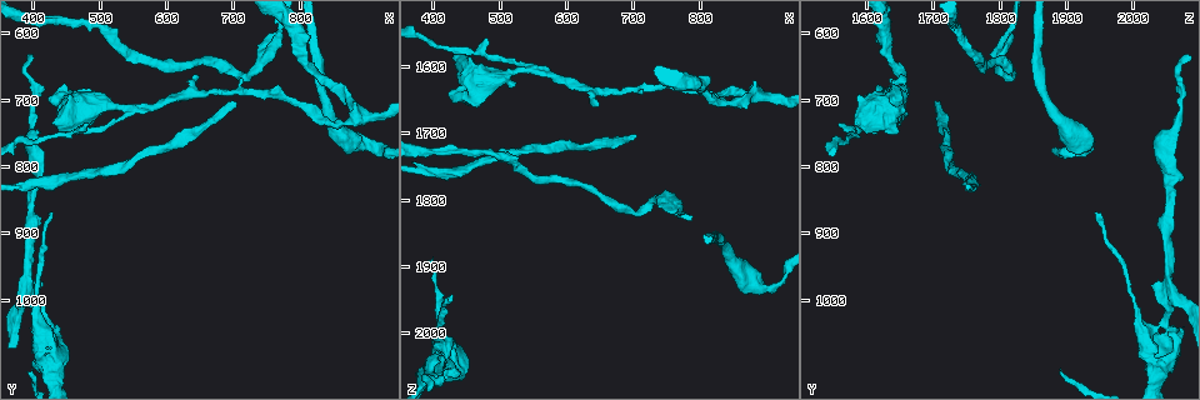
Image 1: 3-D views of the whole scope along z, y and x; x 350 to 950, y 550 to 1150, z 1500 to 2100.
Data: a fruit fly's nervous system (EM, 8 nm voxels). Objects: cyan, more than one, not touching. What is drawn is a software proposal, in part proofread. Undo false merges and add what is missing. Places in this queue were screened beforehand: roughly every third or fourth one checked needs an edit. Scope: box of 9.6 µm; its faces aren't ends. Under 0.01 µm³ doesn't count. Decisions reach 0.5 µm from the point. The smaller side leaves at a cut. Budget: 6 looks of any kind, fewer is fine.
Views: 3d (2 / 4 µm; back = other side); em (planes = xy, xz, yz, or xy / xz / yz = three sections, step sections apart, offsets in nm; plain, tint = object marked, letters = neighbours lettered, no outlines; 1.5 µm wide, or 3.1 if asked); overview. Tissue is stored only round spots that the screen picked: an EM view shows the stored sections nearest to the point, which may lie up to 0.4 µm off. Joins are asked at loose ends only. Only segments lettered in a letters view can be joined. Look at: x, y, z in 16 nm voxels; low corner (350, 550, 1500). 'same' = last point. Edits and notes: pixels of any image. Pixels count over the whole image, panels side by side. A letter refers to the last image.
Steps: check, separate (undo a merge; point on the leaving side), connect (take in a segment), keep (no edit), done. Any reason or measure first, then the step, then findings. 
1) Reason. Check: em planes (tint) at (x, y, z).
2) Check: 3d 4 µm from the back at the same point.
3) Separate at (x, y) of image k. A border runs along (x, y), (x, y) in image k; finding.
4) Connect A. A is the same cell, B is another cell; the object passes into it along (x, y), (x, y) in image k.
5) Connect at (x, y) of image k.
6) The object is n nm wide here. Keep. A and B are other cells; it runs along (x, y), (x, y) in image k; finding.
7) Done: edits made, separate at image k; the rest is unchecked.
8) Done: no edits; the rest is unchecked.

Calibre changes. Check: em xz step 4 (tint) at (905, 765, 1935).

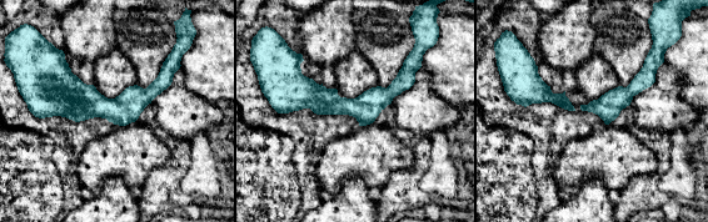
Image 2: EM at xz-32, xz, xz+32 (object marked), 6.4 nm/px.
Check: em planes (letters) at the same point.

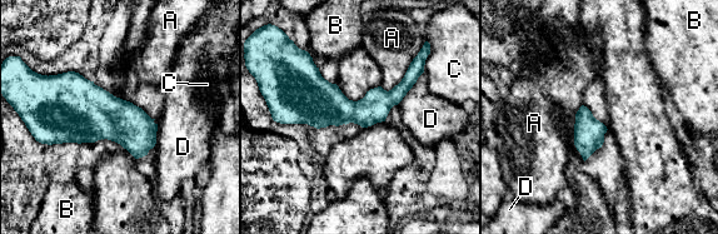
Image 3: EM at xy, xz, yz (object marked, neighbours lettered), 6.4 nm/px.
The longest contact is with A, 340 nm. Keep. A, B, C and D are other cells; a border runs along (418, 51), (404, 76), (384, 90) in image 3; continuous, no second neuron.

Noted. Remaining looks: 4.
Branch stops here. Check: 3d 2 µm at (645, 665, 1655).

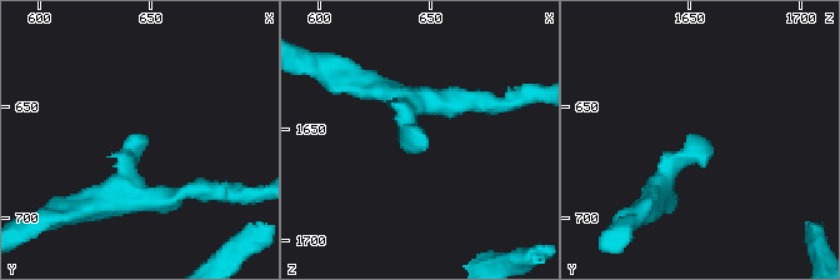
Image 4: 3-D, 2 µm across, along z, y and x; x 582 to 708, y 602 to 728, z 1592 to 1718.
Check: em planes (letters) at (649, 665, 1658).

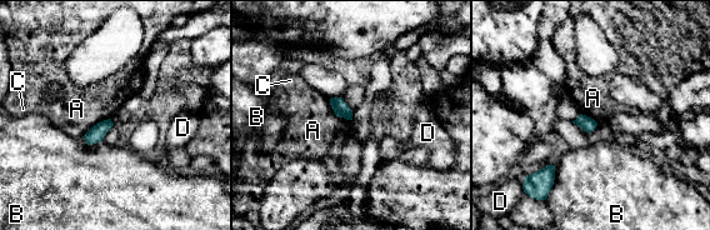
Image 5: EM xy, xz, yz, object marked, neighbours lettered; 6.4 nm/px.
Keep. A, B, C and D are other cells; a border runs along (329, 99), (333, 111), (350, 120) in image 5; no lettered segment goes on from it.

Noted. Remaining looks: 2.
Thin end. Check: em yz step 8 (letters) at (430, 865, 1940).

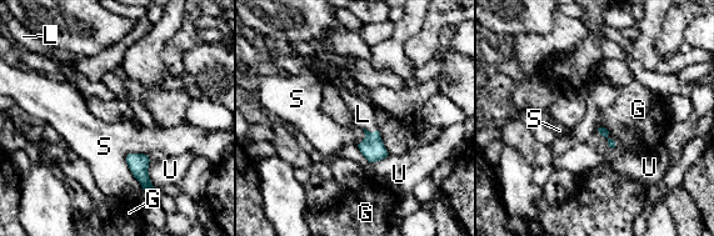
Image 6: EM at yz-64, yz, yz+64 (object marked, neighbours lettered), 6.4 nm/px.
Connect L. L is the same cell, G, S and U are other cells; the neuron continues.

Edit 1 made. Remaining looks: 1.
Done: edits made, connect at image 6; the rest is unchecked.

